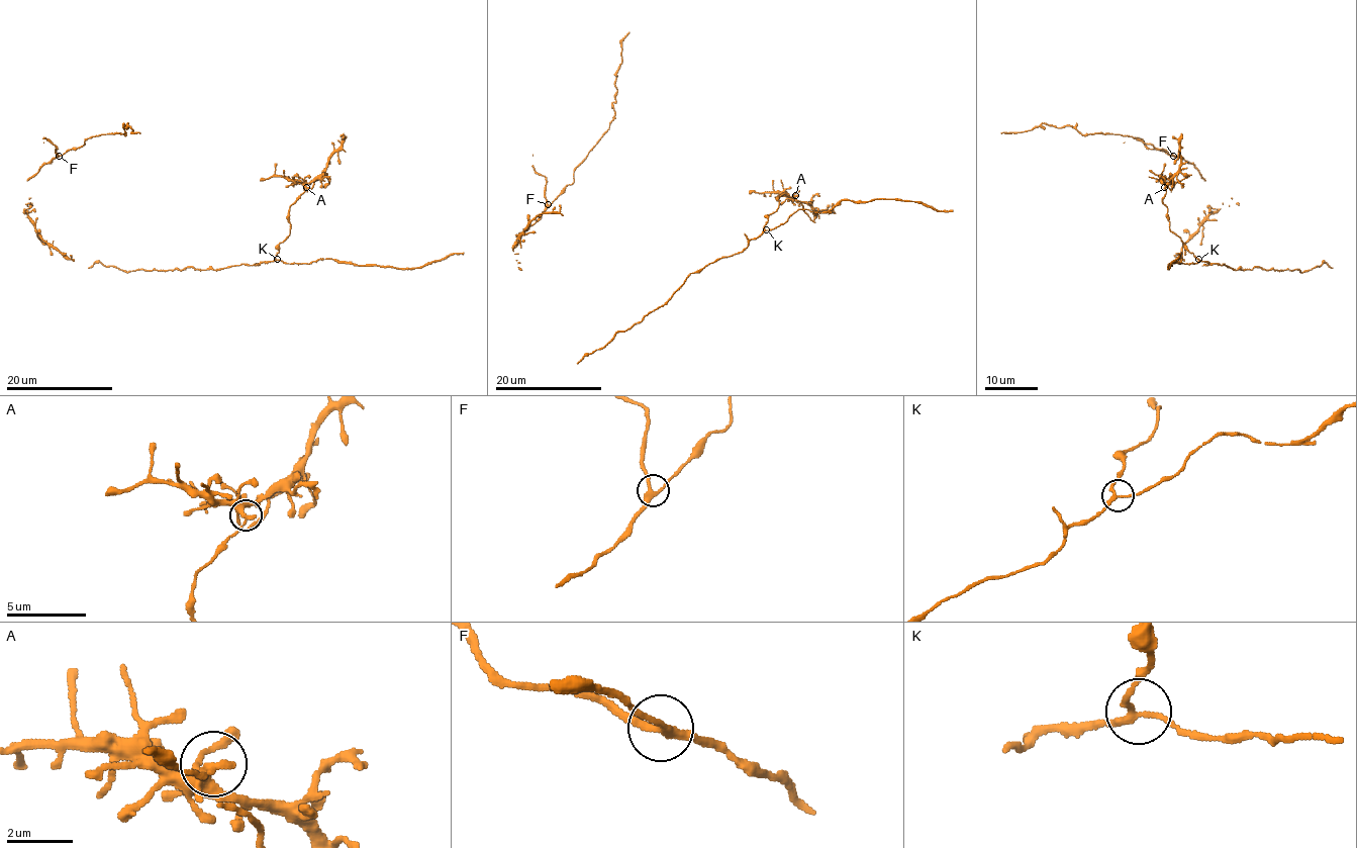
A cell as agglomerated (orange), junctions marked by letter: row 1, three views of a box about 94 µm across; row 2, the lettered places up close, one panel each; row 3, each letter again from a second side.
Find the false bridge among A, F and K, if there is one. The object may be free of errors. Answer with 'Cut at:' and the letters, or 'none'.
Cut at: A

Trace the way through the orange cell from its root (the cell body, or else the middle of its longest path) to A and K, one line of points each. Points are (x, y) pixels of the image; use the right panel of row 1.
A: (1318, 266), (1301, 272), (1259, 267), (1233, 270), (1198, 261), (1169, 228), (1164, 187)
K: (1318, 266), (1301, 272), (1259, 267), (1233, 270), (1225, 265), (1198, 259)

